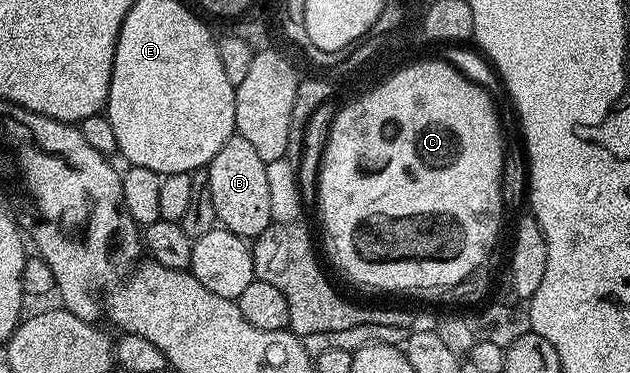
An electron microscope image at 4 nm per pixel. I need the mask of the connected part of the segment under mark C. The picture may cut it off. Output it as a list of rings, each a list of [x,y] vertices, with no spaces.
[[[417,60],[415,69],[407,70],[407,73],[398,73],[387,83],[381,84],[375,90],[368,89],[363,95],[365,95],[364,98],[349,103],[344,110],[340,109],[336,113],[319,166],[317,209],[319,208],[320,212],[323,213],[323,226],[327,229],[327,238],[331,241],[332,248],[335,249],[336,260],[343,265],[344,272],[353,281],[360,282],[363,286],[372,286],[375,290],[431,290],[431,292],[435,292],[440,286],[452,286],[465,280],[465,276],[469,276],[469,272],[480,269],[486,263],[483,261],[486,260],[487,253],[494,248],[495,241],[499,238],[499,225],[503,222],[503,130],[499,127],[499,118],[495,115],[495,106],[491,103],[490,96],[477,83],[470,82],[461,71],[454,70],[449,63],[425,62],[425,60]]]

